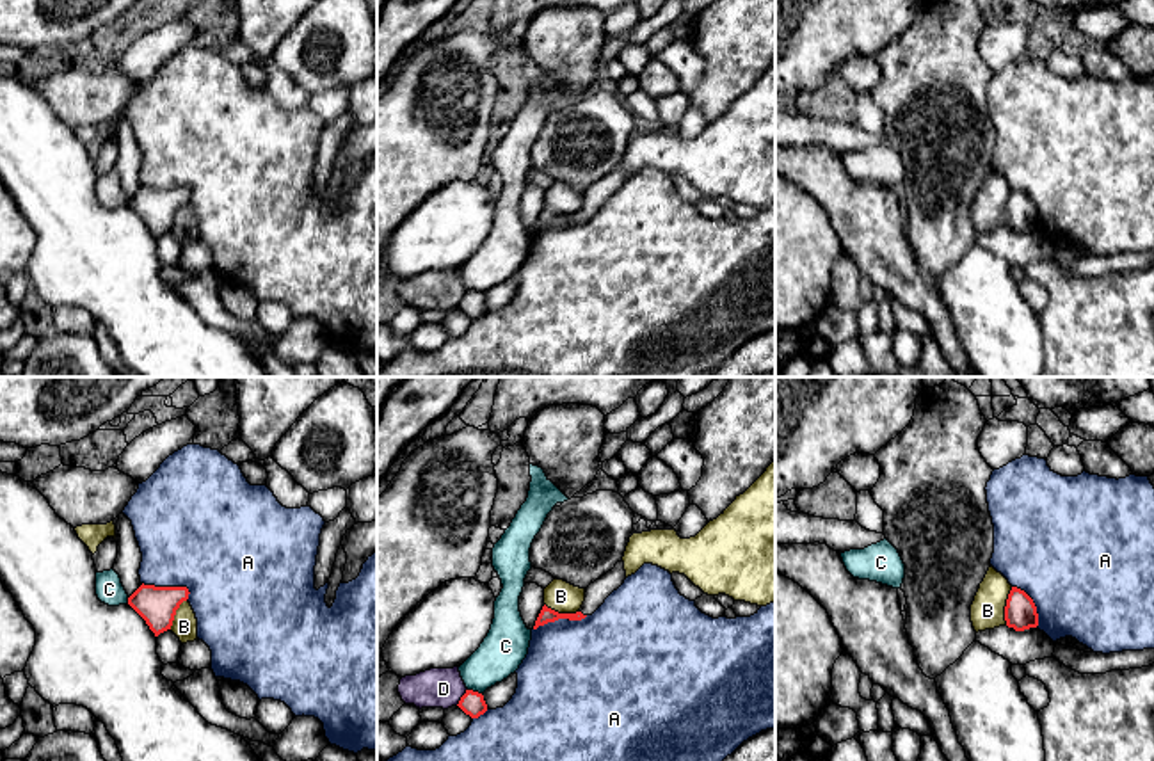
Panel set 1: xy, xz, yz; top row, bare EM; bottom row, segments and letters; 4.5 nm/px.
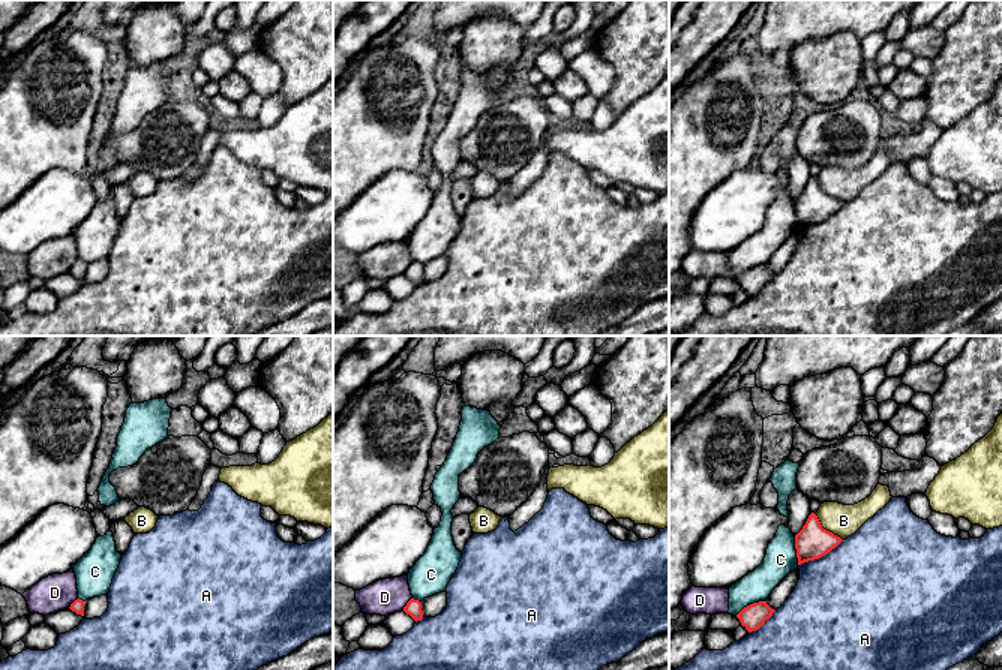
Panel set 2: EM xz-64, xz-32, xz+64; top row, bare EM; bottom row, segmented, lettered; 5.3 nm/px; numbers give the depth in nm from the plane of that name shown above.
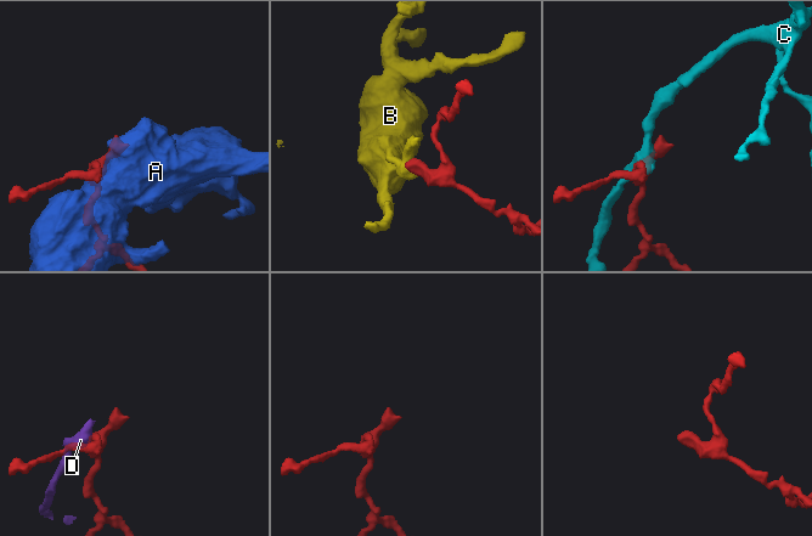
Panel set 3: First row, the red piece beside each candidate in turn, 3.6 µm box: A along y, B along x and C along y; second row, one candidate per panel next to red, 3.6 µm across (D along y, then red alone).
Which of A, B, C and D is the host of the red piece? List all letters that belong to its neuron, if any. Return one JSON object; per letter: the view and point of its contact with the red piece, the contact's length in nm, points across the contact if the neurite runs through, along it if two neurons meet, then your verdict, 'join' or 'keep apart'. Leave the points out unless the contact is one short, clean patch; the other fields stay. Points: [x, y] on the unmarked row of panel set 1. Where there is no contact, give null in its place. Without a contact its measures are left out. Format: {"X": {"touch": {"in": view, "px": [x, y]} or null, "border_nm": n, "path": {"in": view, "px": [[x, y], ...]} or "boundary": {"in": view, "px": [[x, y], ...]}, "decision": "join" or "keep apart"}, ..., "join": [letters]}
{"A": {"touch": {"in": "xy", "px": [168, 189]}, "border_nm": 220, "decision": "keep apart"}, "B": {"touch": {"in": "yz", "px": [1005, 208]}, "border_nm": 180, "boundary": {"in": "yz", "px": [[1012, 189], [1005, 208], [1005, 226]]}, "decision": "keep apart"}, "C": {"touch": {"in": "xz", "px": [475, 294]}, "border_nm": 70, "decision": "keep apart"}, "D": {"touch": {"in": "xz", "px": [461, 299]}, "border_nm": 90, "boundary": {"in": "xz", "px": [[466, 290], [456, 306]]}, "decision": "keep apart"}, "join": []}

